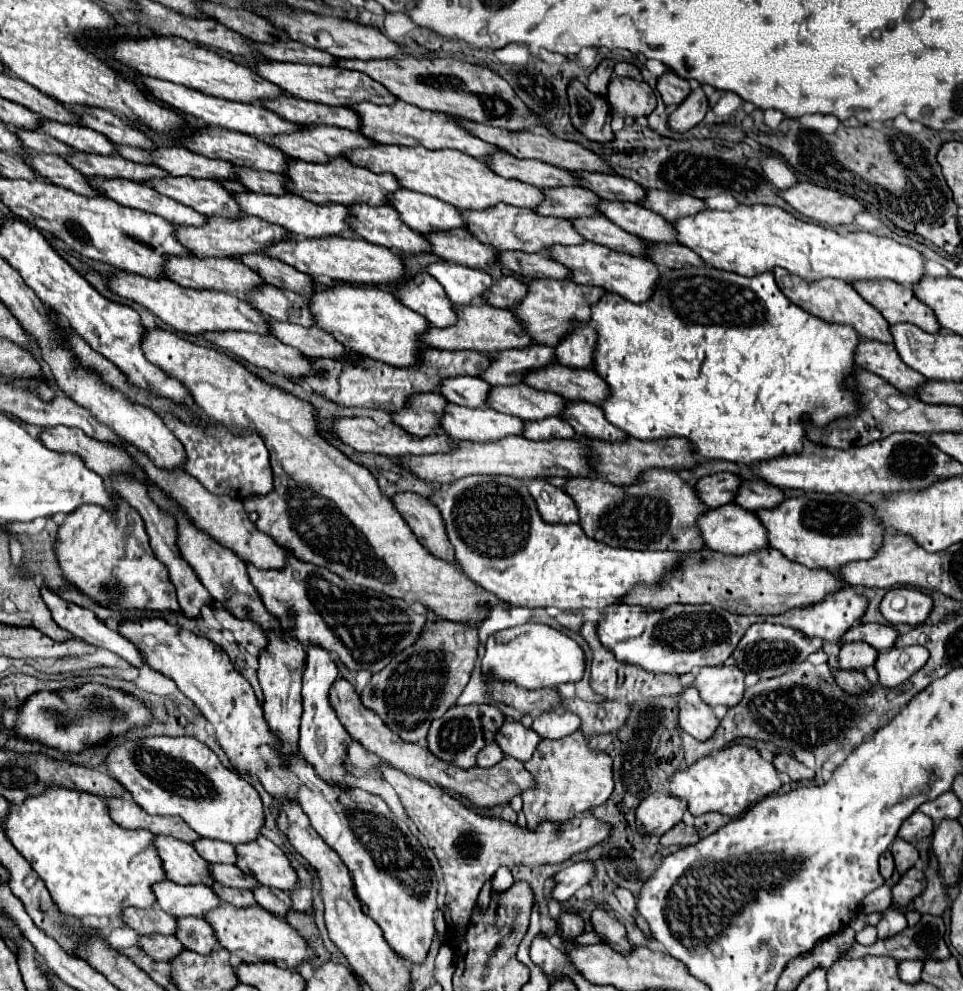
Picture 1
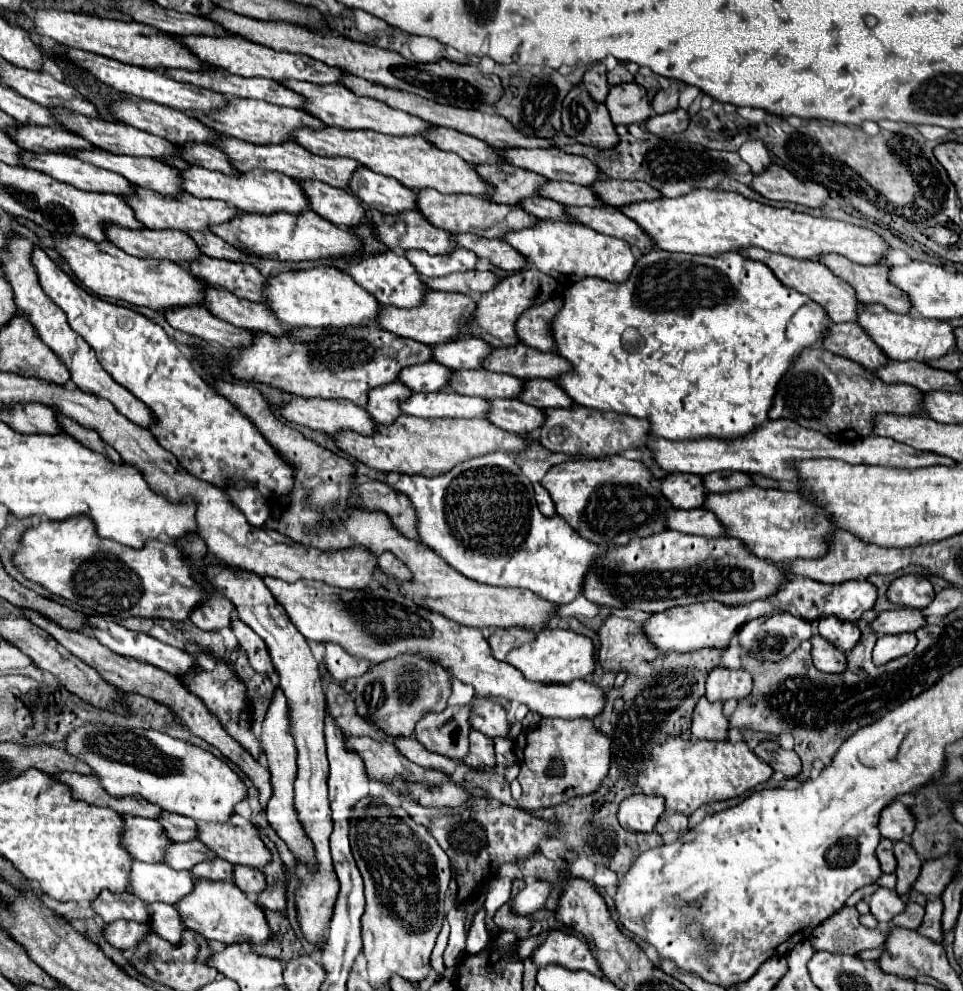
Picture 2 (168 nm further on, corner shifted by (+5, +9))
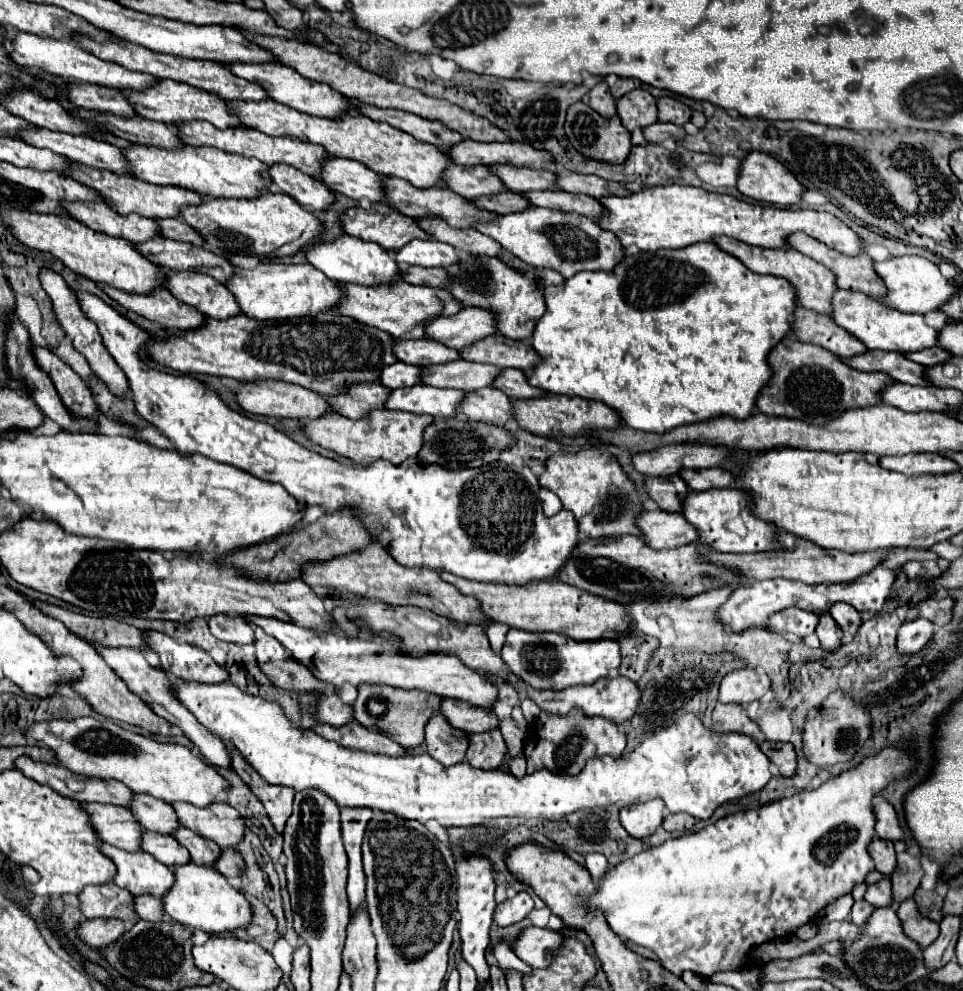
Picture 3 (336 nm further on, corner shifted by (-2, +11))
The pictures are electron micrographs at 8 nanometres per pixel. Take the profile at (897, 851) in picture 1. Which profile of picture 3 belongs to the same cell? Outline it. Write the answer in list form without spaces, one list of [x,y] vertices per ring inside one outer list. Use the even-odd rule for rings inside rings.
[[[907,851],[899,853],[897,855],[897,869],[891,873],[895,907],[899,903],[903,903],[907,897],[913,897],[913,893],[917,891],[921,879],[923,879],[921,857],[919,855],[911,855]]]

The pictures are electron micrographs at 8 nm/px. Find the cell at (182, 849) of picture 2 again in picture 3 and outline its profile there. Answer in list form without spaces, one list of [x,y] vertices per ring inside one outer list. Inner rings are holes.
[[[145,831],[143,851],[151,853],[157,861],[165,863],[167,867],[177,867],[177,865],[189,863],[187,849],[177,839],[173,839],[171,835],[159,835],[153,831]]]

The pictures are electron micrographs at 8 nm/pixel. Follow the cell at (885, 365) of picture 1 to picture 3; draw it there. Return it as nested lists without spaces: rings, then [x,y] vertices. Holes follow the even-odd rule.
[[[799,307],[795,315],[793,333],[799,337],[799,341],[825,347],[841,359],[851,359],[855,355],[867,353],[867,347],[851,333],[847,333],[843,327],[835,325],[835,321],[829,315],[807,311],[803,307]]]

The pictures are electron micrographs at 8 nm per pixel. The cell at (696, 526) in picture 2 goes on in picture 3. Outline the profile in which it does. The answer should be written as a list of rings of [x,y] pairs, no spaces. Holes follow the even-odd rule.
[[[663,509],[643,511],[639,527],[647,543],[657,549],[671,549],[699,539],[699,531],[681,513],[669,513]]]

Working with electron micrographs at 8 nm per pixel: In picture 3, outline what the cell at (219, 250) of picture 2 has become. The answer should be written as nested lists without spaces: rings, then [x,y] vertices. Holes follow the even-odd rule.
[[[159,219],[159,227],[167,239],[185,241],[185,243],[191,243],[197,247],[205,245],[205,239],[201,237],[201,233],[195,231],[193,227],[189,227],[189,223],[185,223],[183,219]]]

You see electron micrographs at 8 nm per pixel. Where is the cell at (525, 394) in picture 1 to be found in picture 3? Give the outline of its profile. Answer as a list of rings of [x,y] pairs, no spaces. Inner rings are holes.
[[[461,359],[459,363],[443,363],[435,367],[423,367],[423,383],[443,389],[477,391],[491,387],[499,375],[499,367],[481,365]]]

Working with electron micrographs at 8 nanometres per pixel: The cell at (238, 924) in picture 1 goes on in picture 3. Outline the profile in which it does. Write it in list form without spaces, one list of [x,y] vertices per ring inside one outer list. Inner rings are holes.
[[[187,863],[183,867],[173,867],[175,887],[163,897],[165,911],[171,919],[193,929],[201,929],[209,935],[223,935],[235,929],[245,929],[253,919],[253,909],[245,895],[229,885],[229,881],[213,867],[195,867]]]

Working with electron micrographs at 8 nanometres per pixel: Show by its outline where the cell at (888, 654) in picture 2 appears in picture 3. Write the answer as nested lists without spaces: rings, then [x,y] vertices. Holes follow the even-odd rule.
[[[915,619],[903,623],[897,631],[897,651],[901,655],[917,653],[933,635],[933,625],[927,619]]]

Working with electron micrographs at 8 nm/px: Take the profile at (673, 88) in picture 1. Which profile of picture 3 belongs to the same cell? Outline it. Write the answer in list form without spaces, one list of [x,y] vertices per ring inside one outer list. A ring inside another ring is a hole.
[[[661,97],[657,101],[657,109],[659,109],[659,121],[669,121],[675,125],[685,125],[693,113],[683,101],[675,97]]]

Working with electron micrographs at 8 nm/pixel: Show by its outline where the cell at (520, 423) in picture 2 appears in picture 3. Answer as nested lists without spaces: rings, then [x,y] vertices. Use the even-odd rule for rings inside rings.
[[[487,387],[483,391],[467,393],[467,403],[463,403],[459,413],[463,413],[471,421],[505,427],[507,421],[513,419],[513,403],[501,389]]]

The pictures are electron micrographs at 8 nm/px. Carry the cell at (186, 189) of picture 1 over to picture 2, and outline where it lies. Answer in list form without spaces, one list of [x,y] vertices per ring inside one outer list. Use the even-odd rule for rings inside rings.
[[[80,149],[80,151],[66,151],[66,153],[86,161],[86,163],[92,163],[100,169],[118,173],[138,187],[146,187],[146,189],[158,191],[162,195],[182,193],[180,171],[174,167],[168,167],[152,157],[124,157],[124,155],[106,153],[100,149]]]

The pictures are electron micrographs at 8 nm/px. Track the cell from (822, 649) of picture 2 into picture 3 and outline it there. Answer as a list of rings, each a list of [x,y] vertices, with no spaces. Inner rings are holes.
[[[827,613],[819,615],[819,625],[817,625],[815,633],[825,651],[837,651],[841,647],[843,631],[839,631],[839,627],[835,627],[835,621],[831,619],[831,615],[827,615]]]

